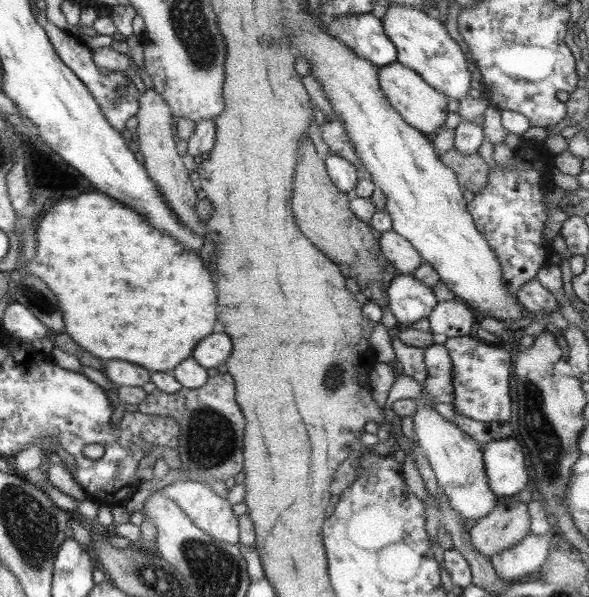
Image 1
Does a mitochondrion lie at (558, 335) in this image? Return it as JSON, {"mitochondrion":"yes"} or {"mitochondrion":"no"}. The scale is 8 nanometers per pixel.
{"mitochondrion":"no"}

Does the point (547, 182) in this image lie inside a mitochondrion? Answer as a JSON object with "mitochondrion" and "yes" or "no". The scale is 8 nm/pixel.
{"mitochondrion":"no"}

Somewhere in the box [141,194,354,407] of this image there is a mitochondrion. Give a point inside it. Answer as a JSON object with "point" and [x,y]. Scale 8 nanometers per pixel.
{"point":[334,376]}

